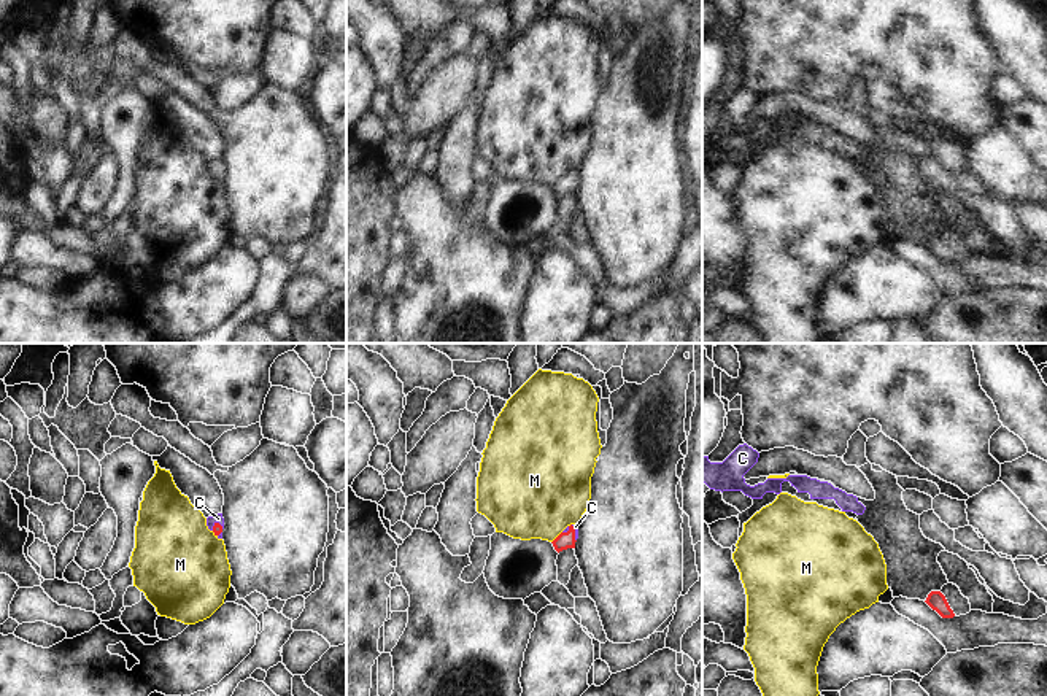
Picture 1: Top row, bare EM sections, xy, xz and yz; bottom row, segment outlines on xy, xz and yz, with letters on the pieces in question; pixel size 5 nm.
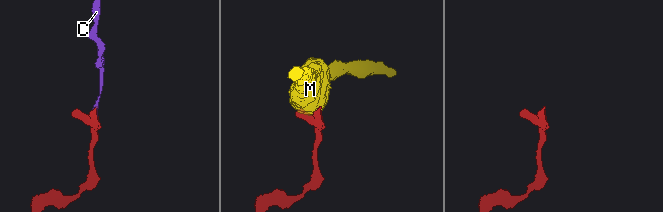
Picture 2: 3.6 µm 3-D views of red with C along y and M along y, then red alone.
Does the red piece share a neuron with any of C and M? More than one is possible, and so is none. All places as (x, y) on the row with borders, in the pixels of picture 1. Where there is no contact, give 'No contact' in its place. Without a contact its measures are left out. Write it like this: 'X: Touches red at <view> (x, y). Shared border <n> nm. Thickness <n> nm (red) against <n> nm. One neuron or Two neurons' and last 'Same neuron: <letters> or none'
C: Touches red at xz (574, 533). Shared border 90 nm. Thickness 90 nm (red) against 20 nm. One neuron
M: Touches red at xz (556, 537). Shared border 80 nm. Thickness 90 nm (red) against 460 nm. Two neurons
Same neuron: C.

